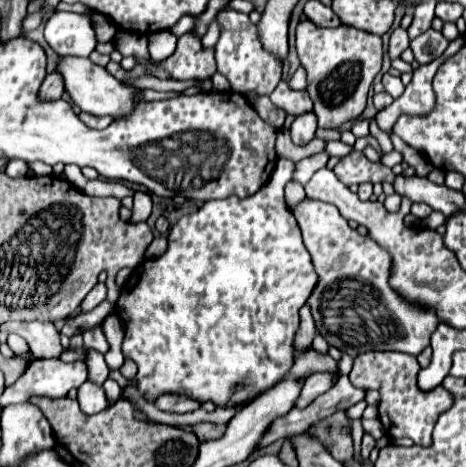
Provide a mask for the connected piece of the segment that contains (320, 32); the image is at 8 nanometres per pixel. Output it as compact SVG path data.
M303 21L297 27L297 53L301 65L307 69L307 91L319 127L339 129L343 123L357 119L365 109L375 75L381 71L381 37L345 23L337 27L317 27L313 21Z

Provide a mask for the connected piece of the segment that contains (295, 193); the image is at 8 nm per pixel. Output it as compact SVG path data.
M291 180L285 187L284 197L287 206L294 207L306 197L304 187L300 183Z

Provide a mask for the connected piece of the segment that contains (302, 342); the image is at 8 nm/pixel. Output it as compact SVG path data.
M305 305L299 315L301 315L301 327L299 327L297 337L295 337L295 349L297 351L307 349L313 341L313 335L315 335L315 323L313 323L313 315L309 311L309 305Z

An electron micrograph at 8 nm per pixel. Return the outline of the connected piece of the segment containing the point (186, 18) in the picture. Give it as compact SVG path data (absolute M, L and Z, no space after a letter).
M183 15L173 27L171 27L171 31L177 35L177 37L181 37L183 33L189 33L193 27L195 27L195 21L197 21L199 17L195 17L195 15Z

